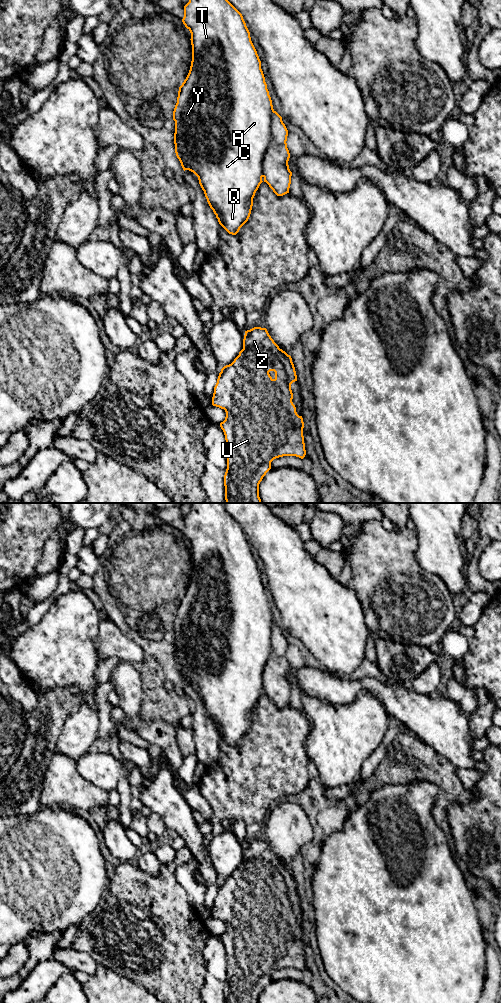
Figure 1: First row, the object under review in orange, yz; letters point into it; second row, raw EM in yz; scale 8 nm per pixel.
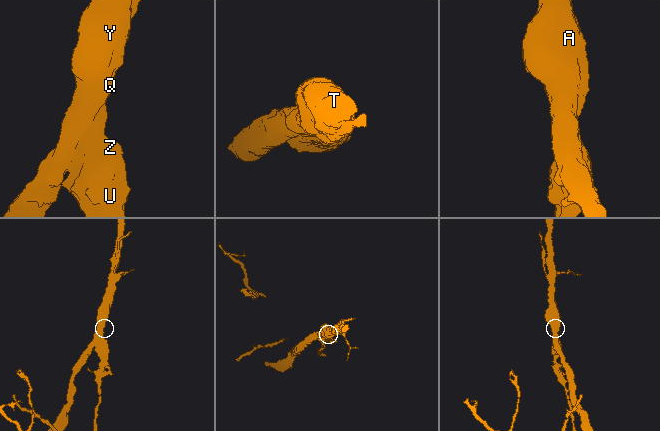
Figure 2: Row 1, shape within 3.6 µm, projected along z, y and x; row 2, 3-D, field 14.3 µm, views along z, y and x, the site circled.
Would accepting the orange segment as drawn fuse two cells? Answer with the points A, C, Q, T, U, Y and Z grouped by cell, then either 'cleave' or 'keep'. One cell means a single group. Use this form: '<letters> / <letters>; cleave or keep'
A C Q T Y / U Z; cleave

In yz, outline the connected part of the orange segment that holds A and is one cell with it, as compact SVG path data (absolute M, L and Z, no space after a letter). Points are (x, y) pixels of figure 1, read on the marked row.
M189 0L184 6L182 22L191 33L192 61L186 79L179 87L177 103L173 111L173 120L175 121L175 153L183 170L189 170L198 177L207 202L216 215L219 224L229 234L236 235L240 228L248 221L253 206L253 198L260 184L263 182L263 157L271 141L271 115L274 111L272 100L261 69L261 61L251 41L250 32L243 16L228 0Z

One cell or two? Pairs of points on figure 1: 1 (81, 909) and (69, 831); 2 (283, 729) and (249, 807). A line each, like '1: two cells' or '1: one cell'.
1: one cell
2: one cell

